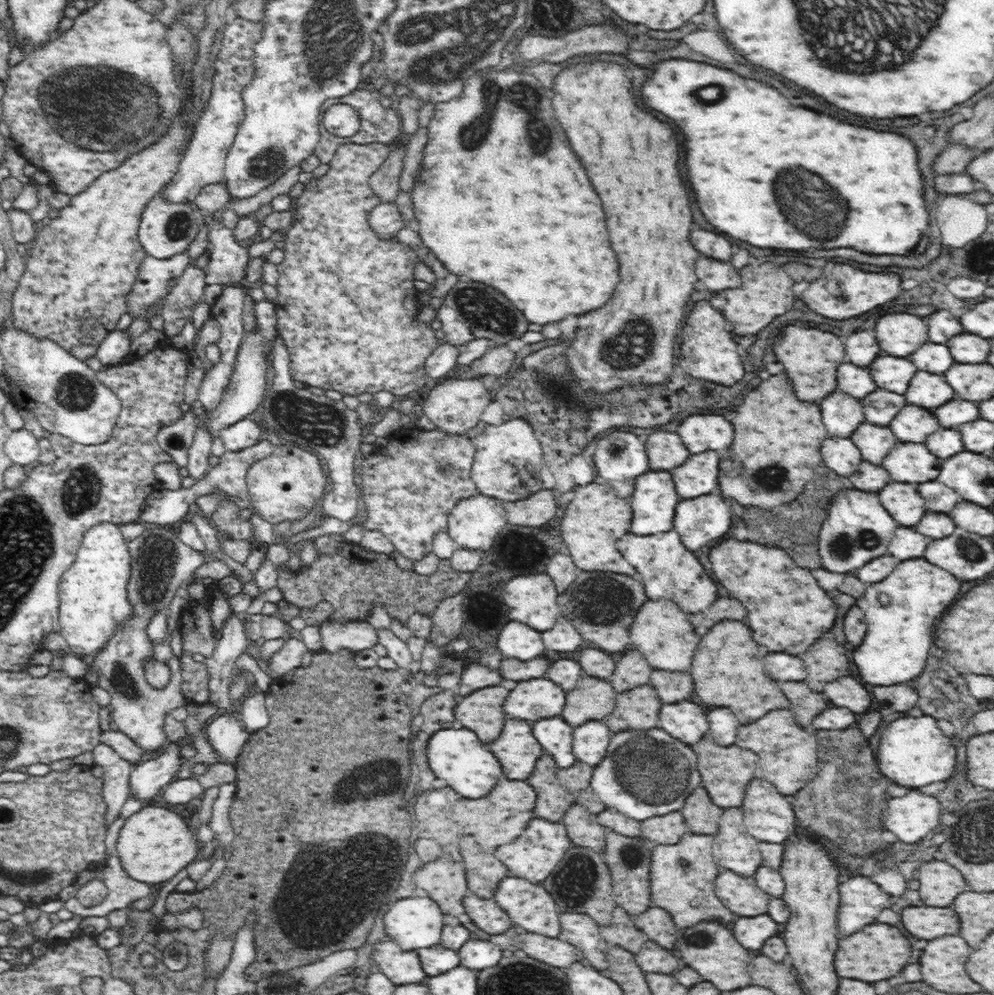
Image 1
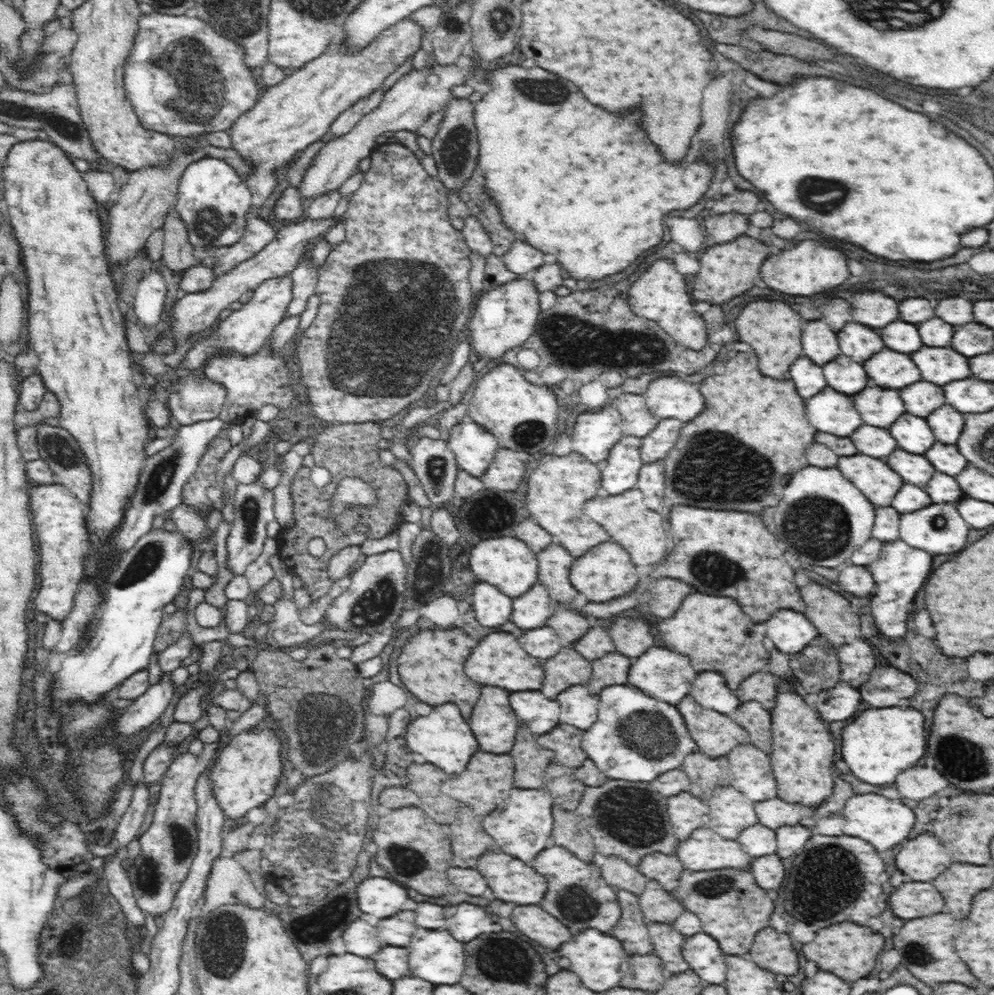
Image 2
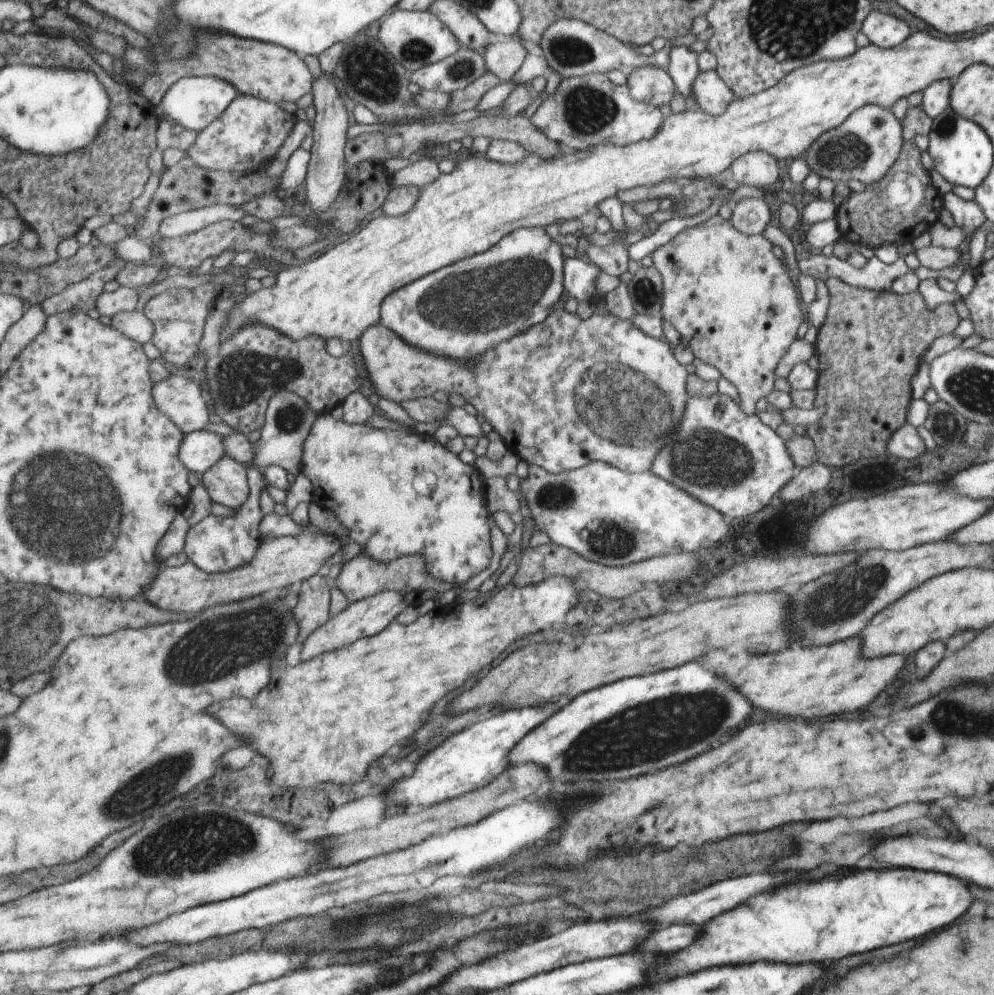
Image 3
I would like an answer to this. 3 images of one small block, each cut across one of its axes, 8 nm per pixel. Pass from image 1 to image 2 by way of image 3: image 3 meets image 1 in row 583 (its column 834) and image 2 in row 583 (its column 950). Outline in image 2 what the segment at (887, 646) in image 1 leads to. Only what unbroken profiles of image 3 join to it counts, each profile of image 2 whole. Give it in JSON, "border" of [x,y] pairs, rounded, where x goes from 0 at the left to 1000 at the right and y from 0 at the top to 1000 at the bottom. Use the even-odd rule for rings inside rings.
{"border":[[[901,543],[897,547],[889,547],[884,560],[873,567],[872,572],[877,576],[882,589],[876,606],[880,626],[889,639],[907,641],[912,635],[911,621],[918,609],[918,601],[928,591],[938,573],[938,559],[934,559],[932,554],[909,547],[907,543]]]}

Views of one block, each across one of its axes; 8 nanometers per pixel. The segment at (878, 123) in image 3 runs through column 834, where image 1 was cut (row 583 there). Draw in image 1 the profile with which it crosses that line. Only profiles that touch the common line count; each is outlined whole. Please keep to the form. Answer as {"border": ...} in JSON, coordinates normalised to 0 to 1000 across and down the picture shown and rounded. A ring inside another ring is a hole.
{"border":[[[170,529],[147,531],[139,541],[128,546],[132,555],[128,603],[132,605],[133,615],[103,653],[93,658],[88,669],[91,676],[97,676],[97,689],[109,694],[112,699],[113,728],[120,730],[120,735],[125,736],[133,746],[139,746],[143,755],[155,756],[163,748],[169,747],[165,734],[167,720],[171,714],[186,710],[189,704],[185,704],[181,697],[161,697],[161,692],[156,692],[148,684],[144,667],[155,662],[155,647],[147,632],[158,615],[169,611],[180,590],[194,579],[199,570],[208,565],[215,567],[218,561],[209,553],[191,551],[179,542],[177,535],[171,533]]]}

